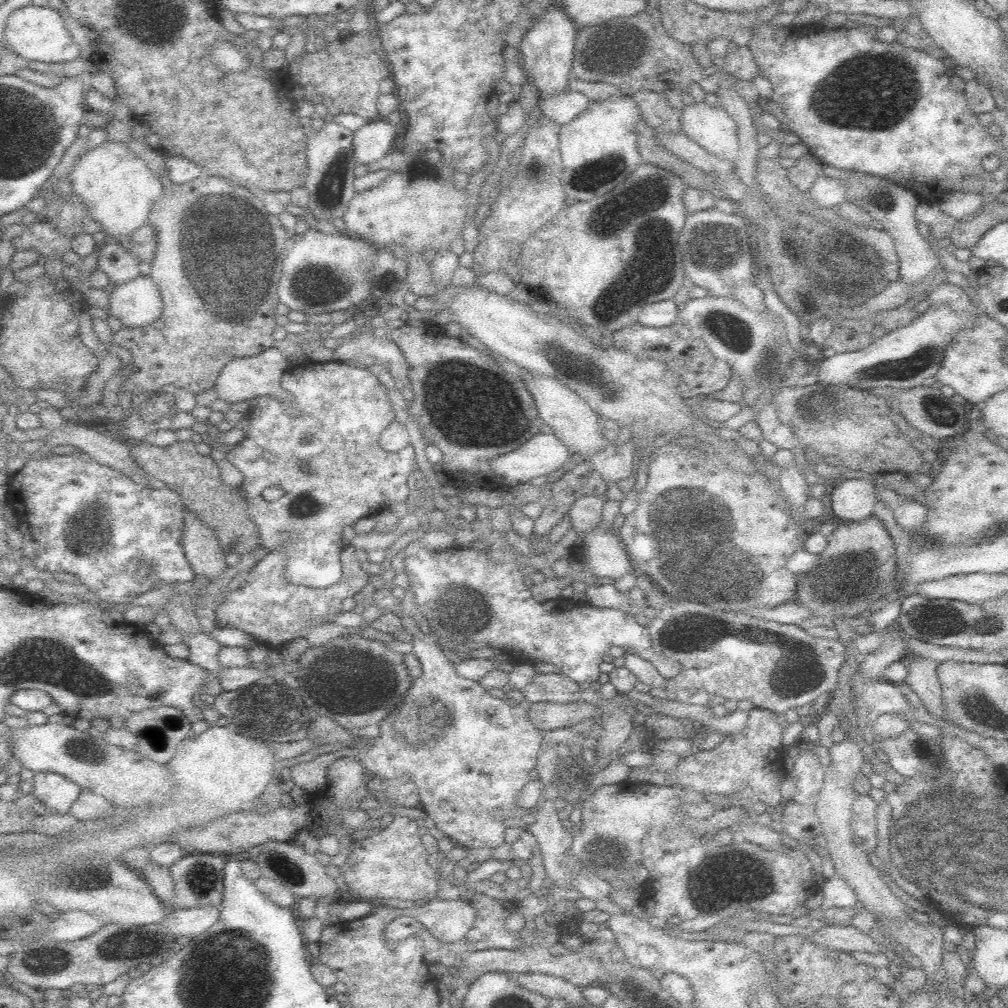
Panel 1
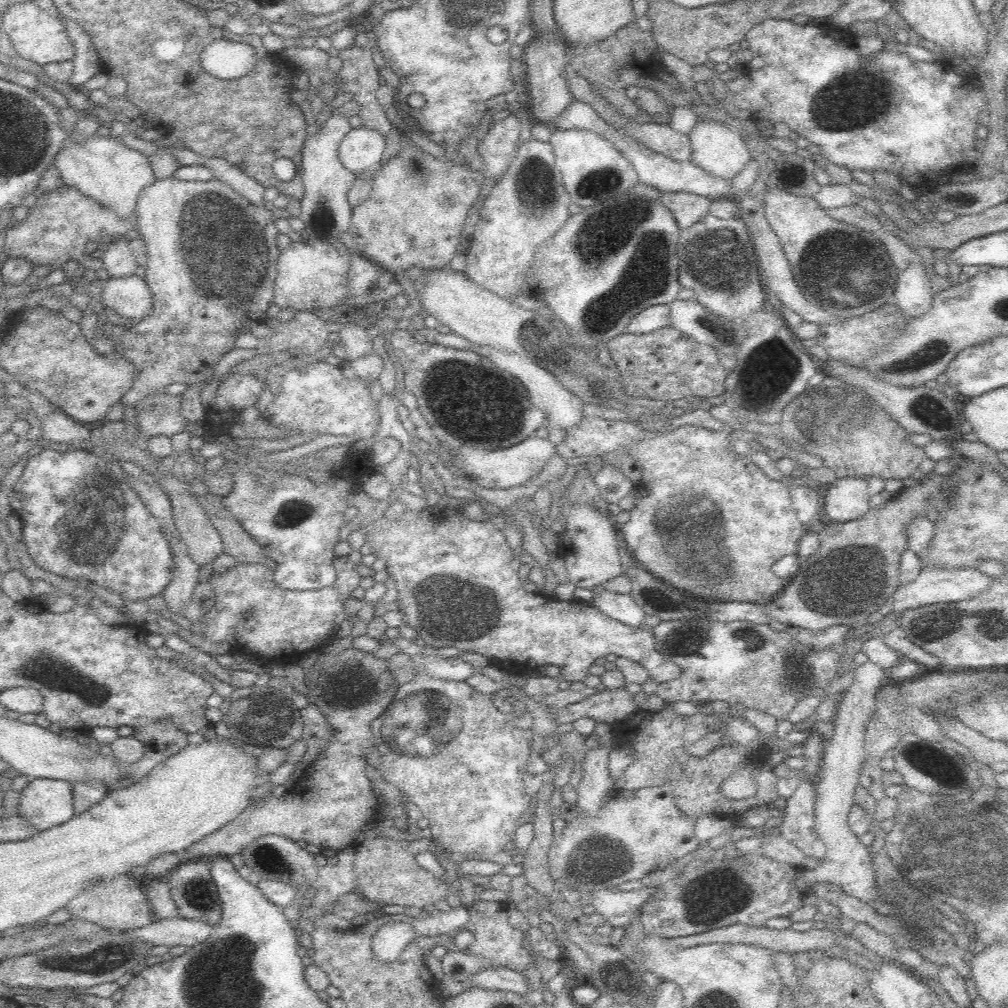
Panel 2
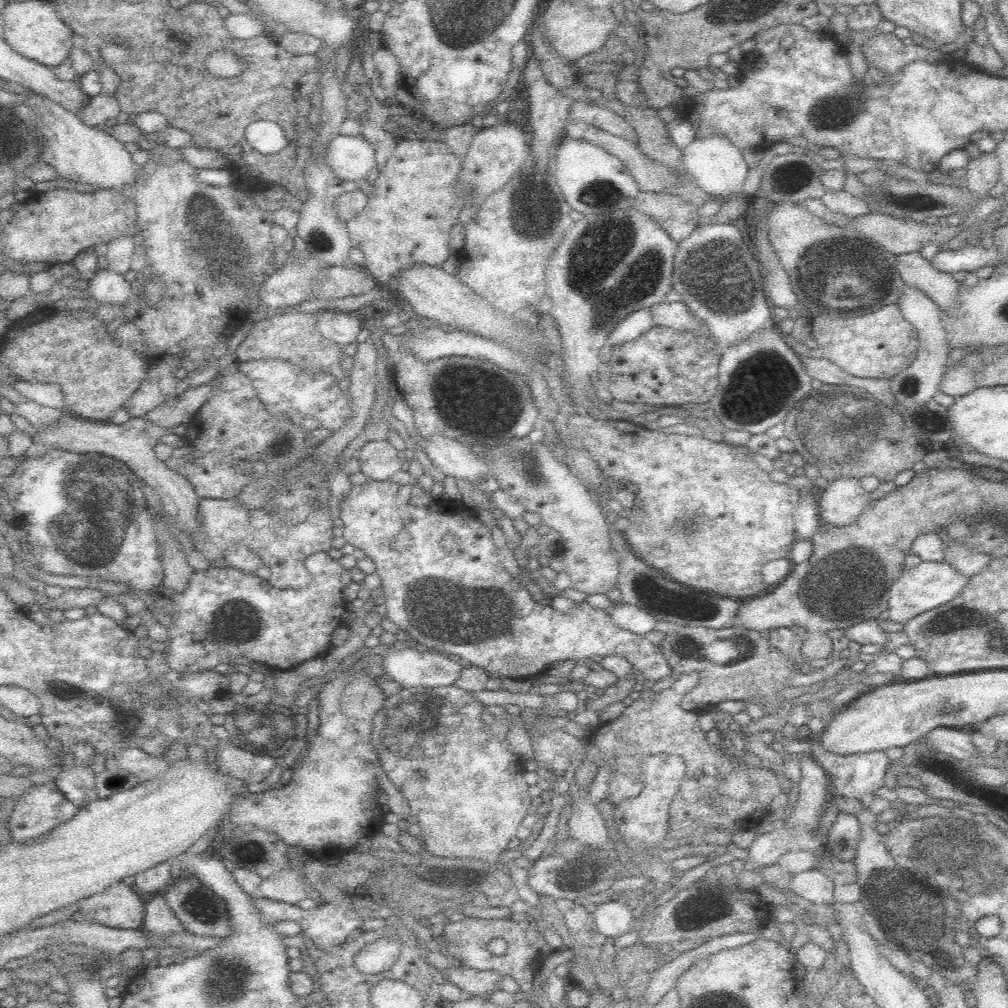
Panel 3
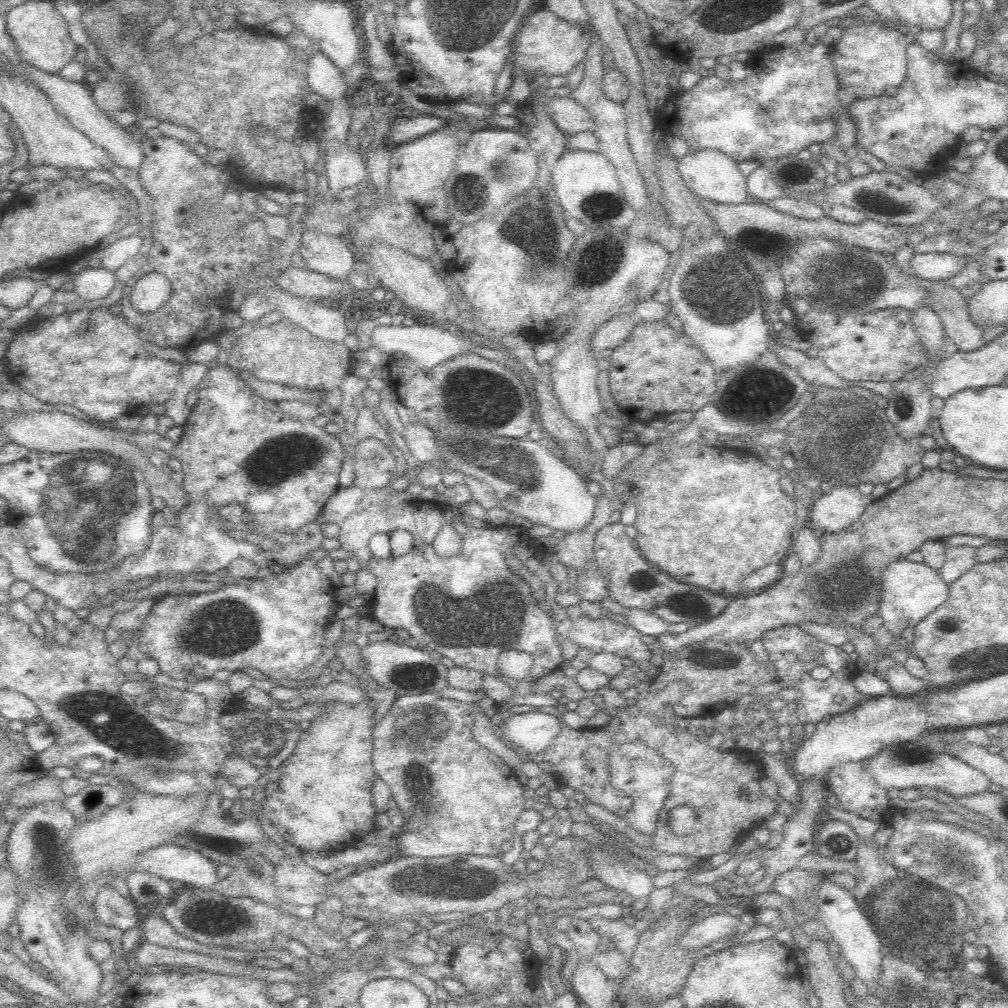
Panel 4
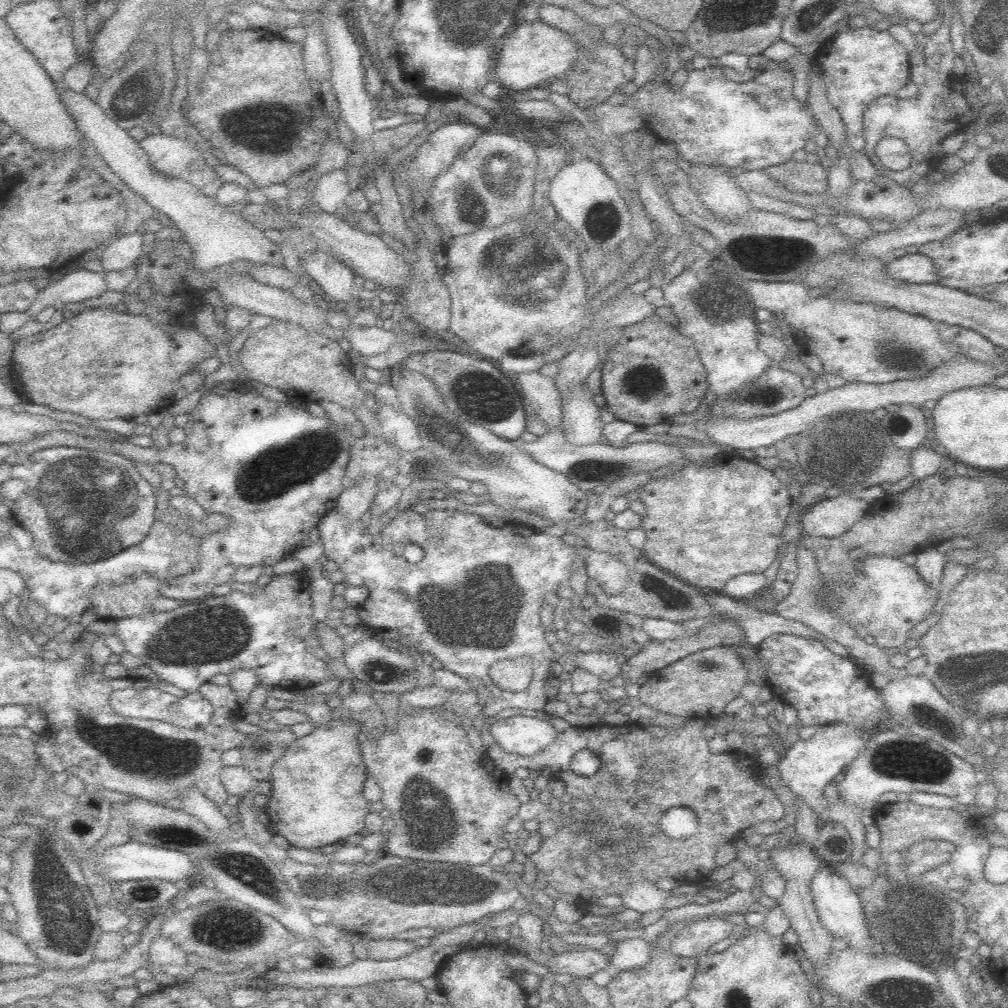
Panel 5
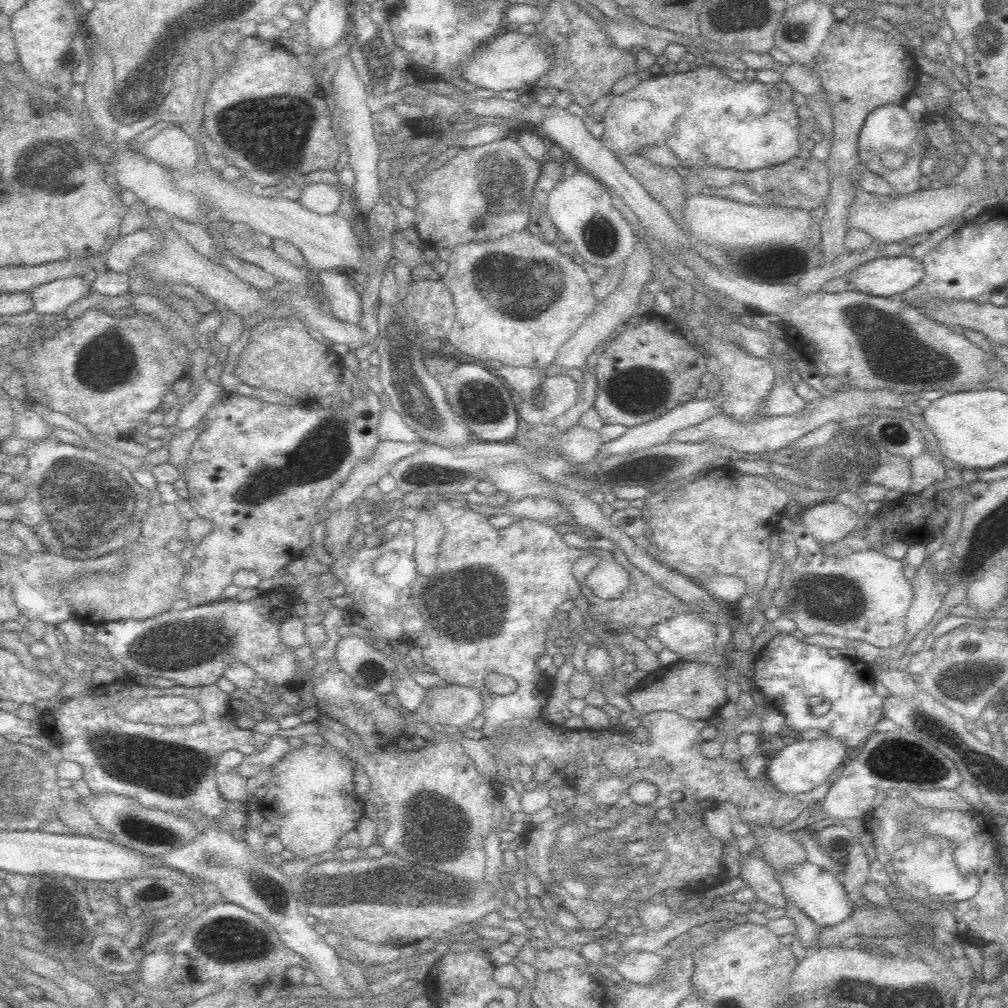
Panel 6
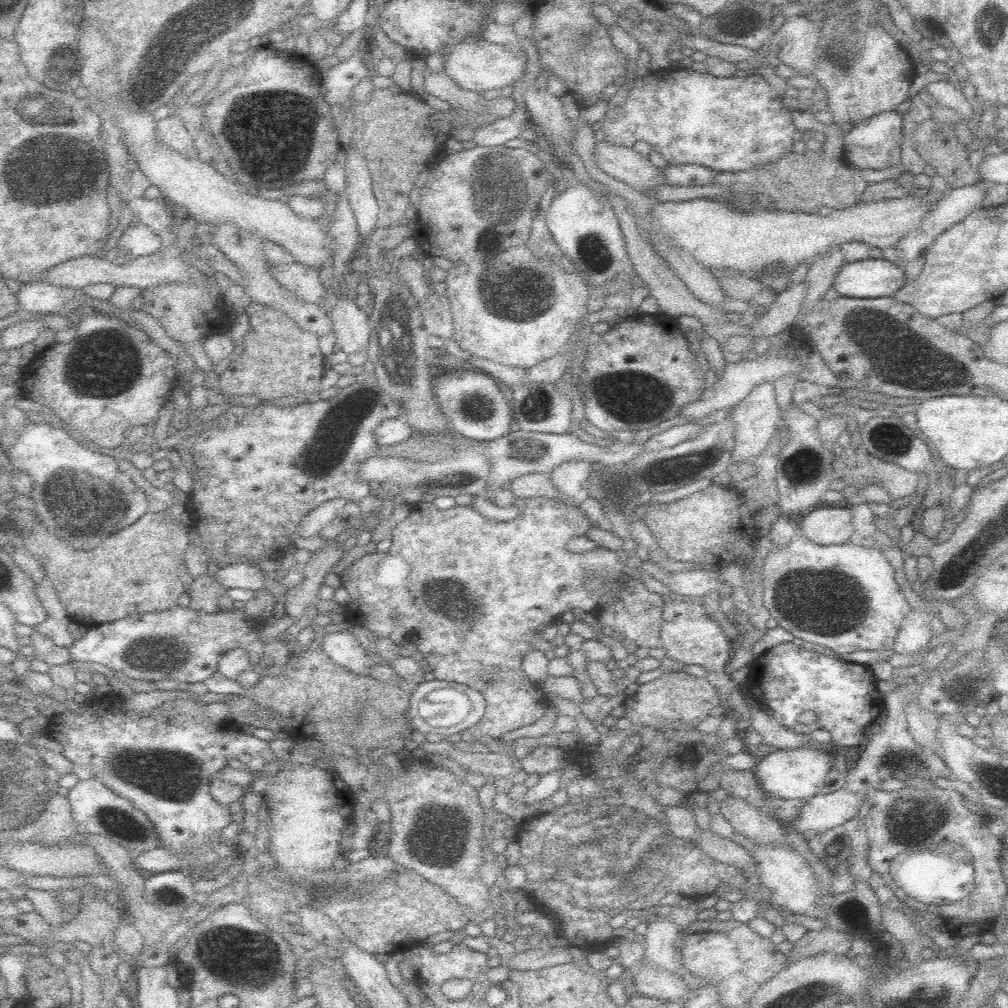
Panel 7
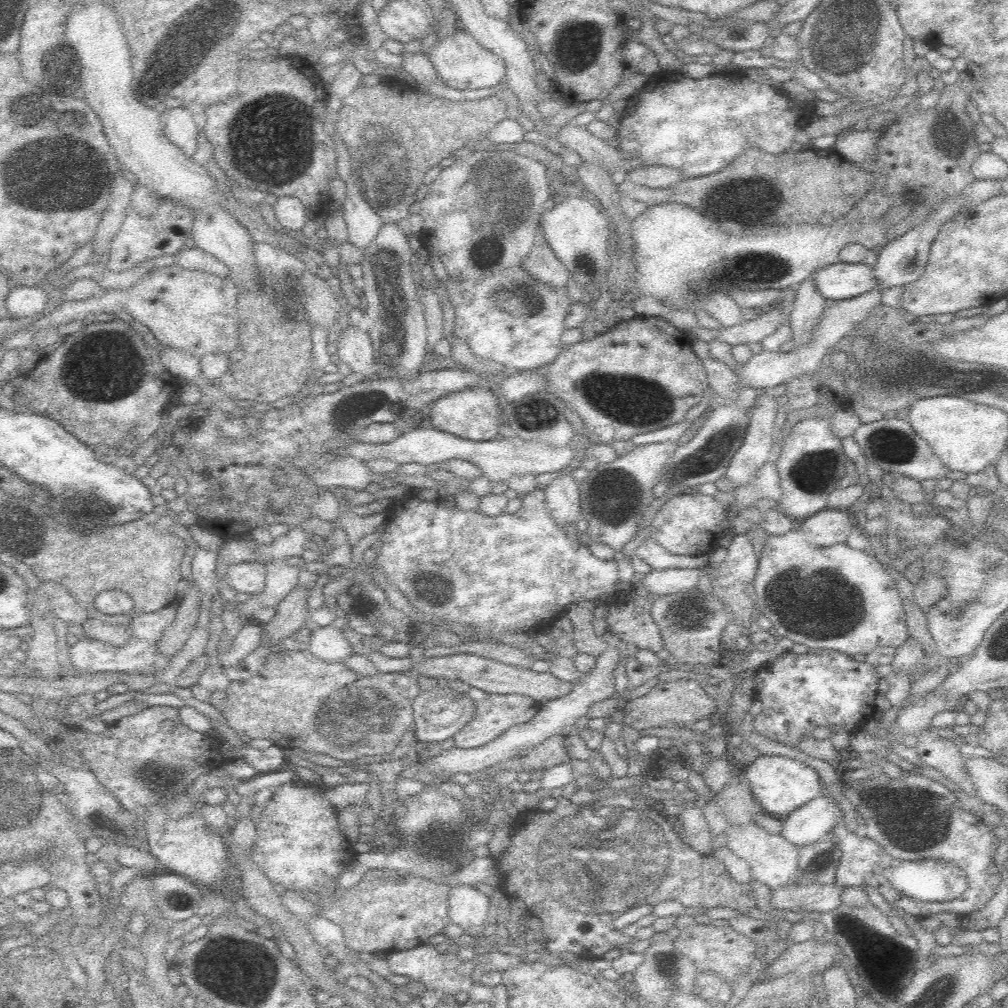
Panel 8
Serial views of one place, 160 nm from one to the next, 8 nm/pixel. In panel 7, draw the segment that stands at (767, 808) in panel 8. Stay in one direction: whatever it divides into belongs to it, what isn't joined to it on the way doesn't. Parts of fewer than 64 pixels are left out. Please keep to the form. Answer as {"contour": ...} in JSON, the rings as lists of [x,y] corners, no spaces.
{"contour":[[[816,745],[795,749],[777,749],[766,756],[759,757],[754,768],[755,776],[762,788],[771,797],[783,800],[808,801],[820,793],[826,785],[827,774],[833,764],[830,748],[814,748]]]}

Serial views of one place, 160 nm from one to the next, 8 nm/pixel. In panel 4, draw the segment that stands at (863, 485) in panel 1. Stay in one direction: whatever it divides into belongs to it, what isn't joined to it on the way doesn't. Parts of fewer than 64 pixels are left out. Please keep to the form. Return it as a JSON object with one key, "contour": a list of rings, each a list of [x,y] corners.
{"contour":[[[854,486],[832,487],[830,492],[820,496],[810,506],[809,516],[807,518],[808,524],[818,533],[822,531],[831,533],[840,532],[848,528],[855,520],[858,520],[871,501],[871,495],[862,494],[860,489],[854,488]]]}

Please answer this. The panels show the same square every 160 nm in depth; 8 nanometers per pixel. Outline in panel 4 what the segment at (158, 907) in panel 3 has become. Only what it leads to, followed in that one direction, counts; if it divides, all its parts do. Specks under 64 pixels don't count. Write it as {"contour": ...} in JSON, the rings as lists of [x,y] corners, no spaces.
{"contour":[[[150,912],[144,920],[144,924],[139,925],[142,934],[142,940],[150,944],[160,946],[170,950],[188,950],[189,952],[198,952],[199,954],[208,954],[214,956],[212,952],[218,950],[212,946],[206,946],[194,942],[182,934],[176,933],[174,928],[166,922],[166,919],[162,917],[162,914],[158,912]]]}

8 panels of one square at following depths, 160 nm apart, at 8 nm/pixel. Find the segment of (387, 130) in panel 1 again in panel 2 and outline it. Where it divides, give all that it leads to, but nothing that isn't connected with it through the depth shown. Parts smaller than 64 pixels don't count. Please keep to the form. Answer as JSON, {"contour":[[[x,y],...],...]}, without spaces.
{"contour":[[[359,126],[350,130],[338,146],[338,159],[354,174],[370,174],[387,157],[385,138],[376,130]]]}

